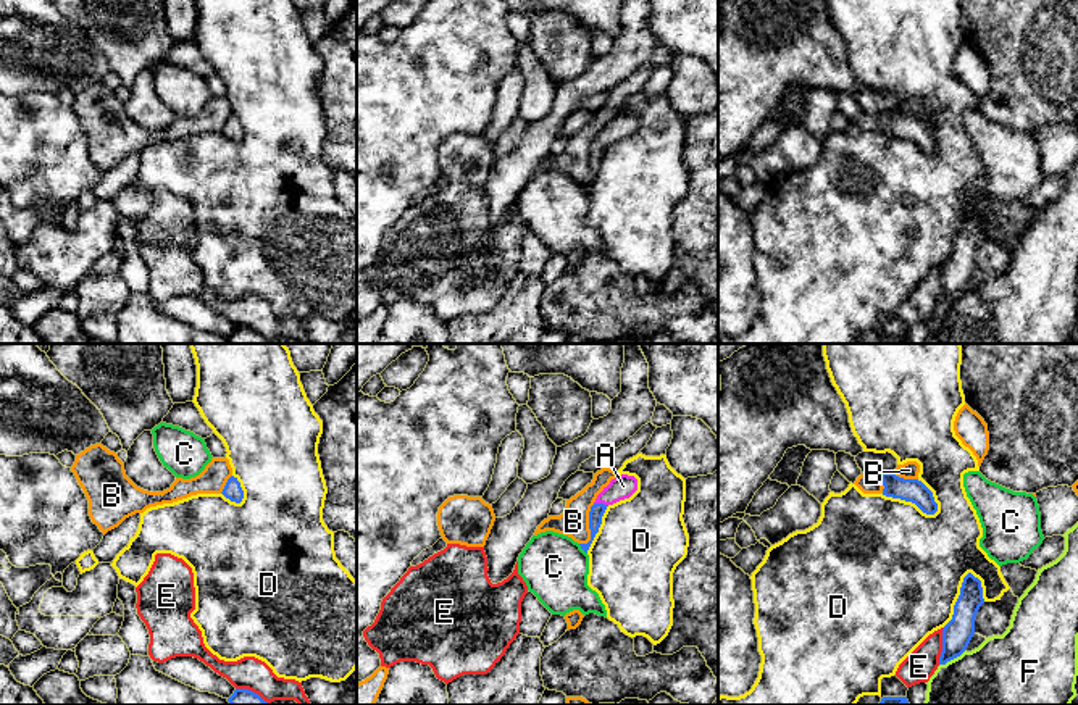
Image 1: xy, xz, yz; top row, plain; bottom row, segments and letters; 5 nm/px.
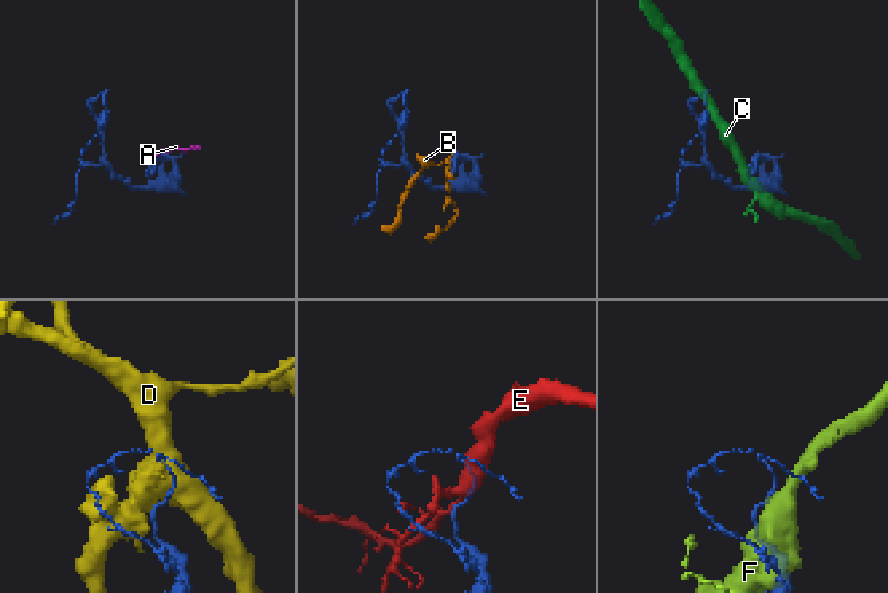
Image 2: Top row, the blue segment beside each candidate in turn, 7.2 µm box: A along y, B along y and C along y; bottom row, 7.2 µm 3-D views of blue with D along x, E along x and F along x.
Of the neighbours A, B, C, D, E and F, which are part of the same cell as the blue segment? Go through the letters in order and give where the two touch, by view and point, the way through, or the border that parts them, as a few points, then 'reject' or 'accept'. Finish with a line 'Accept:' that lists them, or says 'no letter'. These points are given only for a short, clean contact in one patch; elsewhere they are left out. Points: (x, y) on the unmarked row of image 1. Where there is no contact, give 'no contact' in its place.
A: meets blue in xz at (601, 142); runs through xz (597, 149), (601, 142), (623, 125); accept
B: meets blue in xz at (589, 165); border along xz (594, 142), (589, 150), (589, 178), (580, 183); reject
C: meets blue in xz at (581, 186); reject
D: meets blue in yz at (910, 139); reject
E: meets blue in yz at (943, 284); reject
F: meets blue in yz at (952, 297); border along yz (965, 287), (940, 304); reject
Accept: A

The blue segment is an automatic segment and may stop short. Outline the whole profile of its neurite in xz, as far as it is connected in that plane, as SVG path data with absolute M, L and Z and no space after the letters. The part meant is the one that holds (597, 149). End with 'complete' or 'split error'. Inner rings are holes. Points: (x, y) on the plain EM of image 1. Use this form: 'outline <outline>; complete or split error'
outline M621 113L612 118L610 123L604 126L604 129L597 134L589 150L591 179L587 182L579 182L586 192L595 173L599 171L602 155L607 145L620 139L629 137L636 129L637 129L637 118L634 115Z; split error

